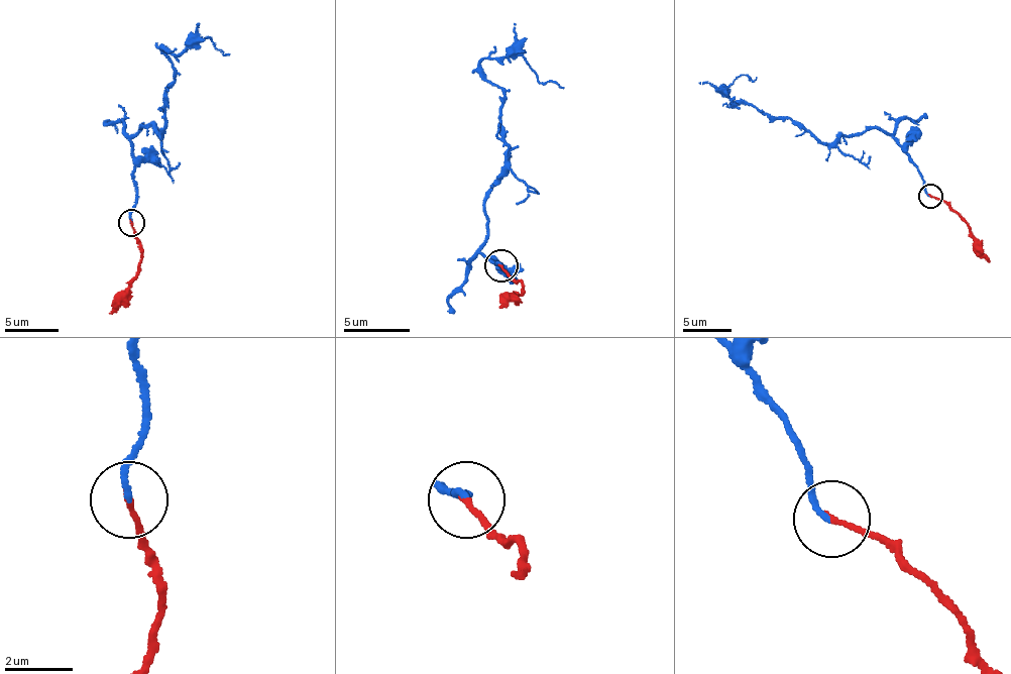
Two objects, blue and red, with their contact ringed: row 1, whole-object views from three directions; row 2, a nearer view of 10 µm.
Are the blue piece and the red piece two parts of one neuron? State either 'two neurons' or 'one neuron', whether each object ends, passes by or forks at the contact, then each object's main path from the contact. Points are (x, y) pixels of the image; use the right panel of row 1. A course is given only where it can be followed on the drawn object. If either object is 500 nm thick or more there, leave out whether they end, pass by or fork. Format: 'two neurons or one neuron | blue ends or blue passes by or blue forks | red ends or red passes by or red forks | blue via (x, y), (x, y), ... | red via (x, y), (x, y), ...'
one neuron | blue ends | red ends | blue via (931, 195), (889, 133), (876, 129), (819, 144), (790, 120), (733, 106), (727, 88), (745, 76), (757, 78) | red via (931, 195), (949, 206), (965, 221), (990, 261)

